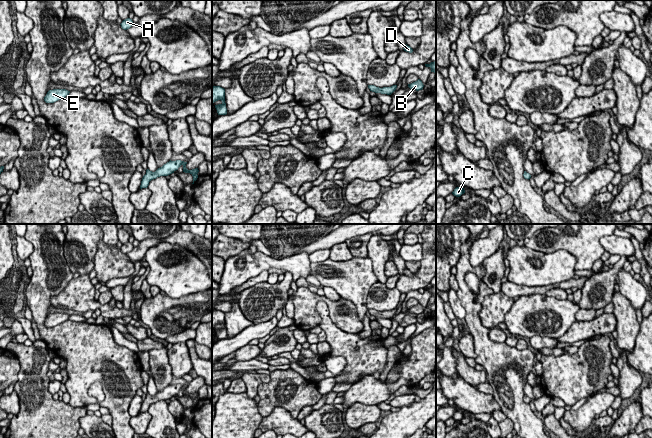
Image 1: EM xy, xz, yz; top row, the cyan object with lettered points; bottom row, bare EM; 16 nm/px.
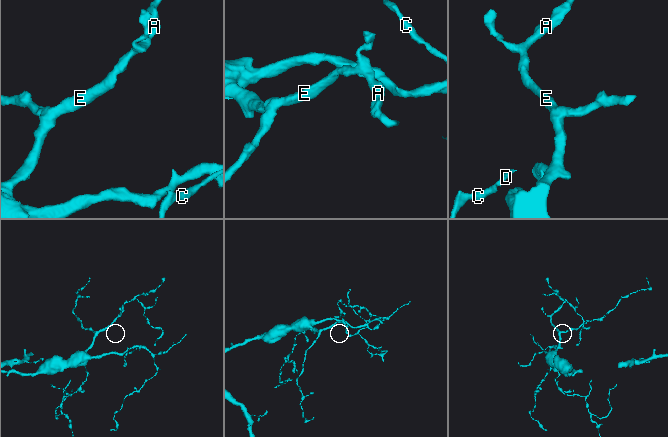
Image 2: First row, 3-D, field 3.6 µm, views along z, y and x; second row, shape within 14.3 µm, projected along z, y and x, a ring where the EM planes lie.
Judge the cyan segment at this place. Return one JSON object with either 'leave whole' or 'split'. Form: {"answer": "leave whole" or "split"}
{"answer": "split"}

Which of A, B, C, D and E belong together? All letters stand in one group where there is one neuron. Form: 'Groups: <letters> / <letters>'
Groups: A E / B C D

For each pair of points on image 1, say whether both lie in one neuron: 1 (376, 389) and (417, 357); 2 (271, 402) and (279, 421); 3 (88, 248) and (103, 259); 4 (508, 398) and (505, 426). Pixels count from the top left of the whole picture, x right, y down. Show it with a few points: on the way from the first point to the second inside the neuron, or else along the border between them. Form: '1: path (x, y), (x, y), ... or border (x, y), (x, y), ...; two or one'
1: path (388, 389), (395, 386), (412, 369); one
2: border (262, 417), (275, 407), (283, 407), (295, 418); two
3: border (102, 239), (97, 243), (93, 268); two
4: border (507, 417), (511, 420), (514, 427); two

